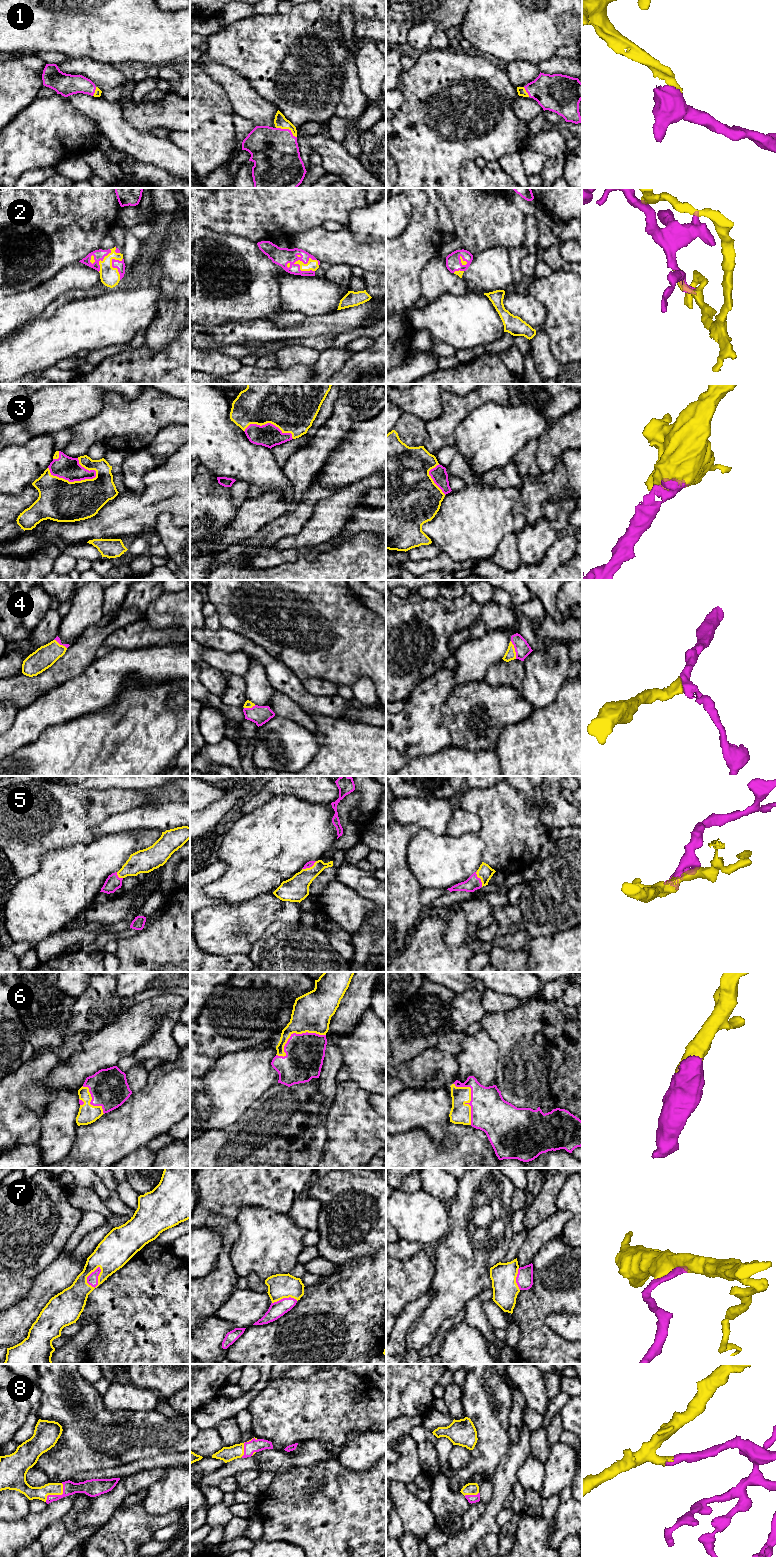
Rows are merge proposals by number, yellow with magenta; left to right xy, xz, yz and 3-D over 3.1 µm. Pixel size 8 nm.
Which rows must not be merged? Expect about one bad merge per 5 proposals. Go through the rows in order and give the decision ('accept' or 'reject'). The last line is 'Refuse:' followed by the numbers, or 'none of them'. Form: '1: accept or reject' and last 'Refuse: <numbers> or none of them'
1: accept
2: accept
3: accept
4: accept
5: accept
6: accept
7: accept
8: accept
Refuse: none of them

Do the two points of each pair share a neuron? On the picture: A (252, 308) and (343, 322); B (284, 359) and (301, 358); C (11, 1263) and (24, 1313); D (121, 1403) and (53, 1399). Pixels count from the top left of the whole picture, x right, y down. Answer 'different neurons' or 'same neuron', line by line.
A: different neurons
B: same neuron
C: different neurons
D: different neurons

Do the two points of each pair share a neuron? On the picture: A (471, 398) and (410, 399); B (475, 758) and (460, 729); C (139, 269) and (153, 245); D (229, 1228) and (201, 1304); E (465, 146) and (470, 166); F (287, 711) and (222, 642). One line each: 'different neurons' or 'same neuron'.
A: different neurons
B: different neurons
C: same neuron
D: same neuron
E: different neurons
F: different neurons

